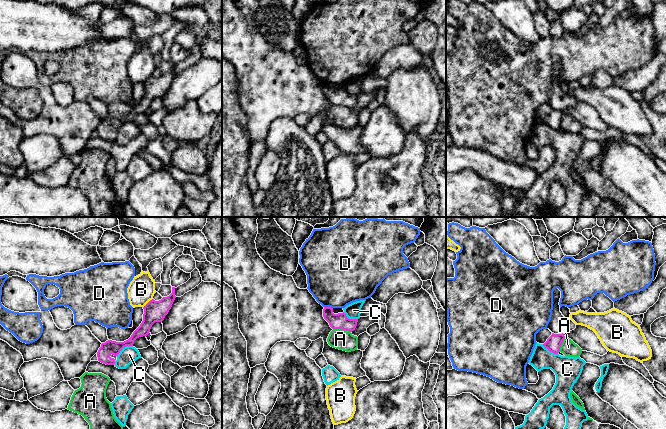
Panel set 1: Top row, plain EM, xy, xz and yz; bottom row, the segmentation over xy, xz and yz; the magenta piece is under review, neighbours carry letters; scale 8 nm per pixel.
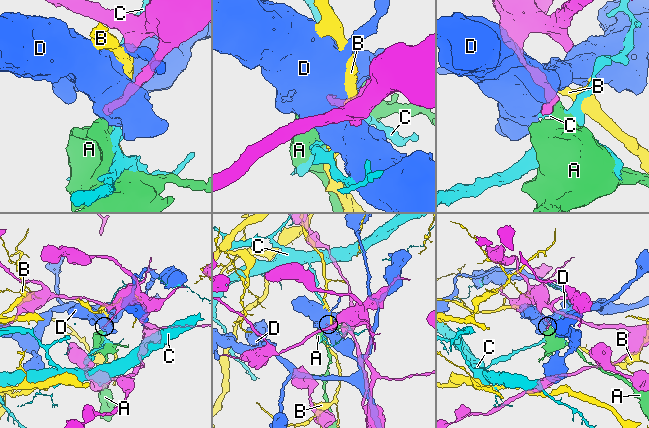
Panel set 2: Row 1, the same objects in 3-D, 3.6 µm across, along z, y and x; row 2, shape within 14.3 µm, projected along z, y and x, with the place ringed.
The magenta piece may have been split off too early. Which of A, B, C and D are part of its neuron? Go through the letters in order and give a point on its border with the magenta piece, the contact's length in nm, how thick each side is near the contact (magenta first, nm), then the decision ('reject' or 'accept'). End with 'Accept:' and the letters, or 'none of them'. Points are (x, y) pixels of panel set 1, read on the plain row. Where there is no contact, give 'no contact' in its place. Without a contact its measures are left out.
A: contact xz (342, 105); length 150 nm; calibres 130 and 160 nm; reject
B: contact xy (147, 79); length 110 nm; calibres 180 and 220 nm; reject
C: contact xy (123, 123); length 160 nm; calibres 110 and 140 nm; reject
D: contact xz (328, 83); length 70 nm; calibres 130 and 480 nm; reject
Accept: none of them

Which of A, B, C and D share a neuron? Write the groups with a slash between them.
A / B / C / D

